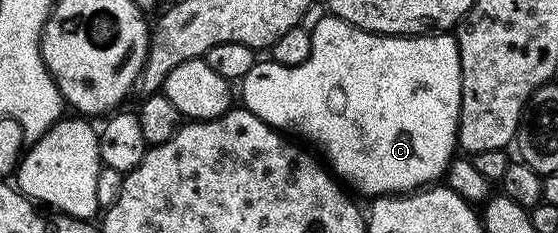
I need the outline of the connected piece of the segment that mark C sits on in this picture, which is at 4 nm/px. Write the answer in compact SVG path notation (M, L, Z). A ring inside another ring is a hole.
M328 17L319 19L314 26L311 26L313 35L311 56L303 64L284 66L272 60L254 61L251 72L247 72L247 76L240 79L239 82L239 98L240 101L241 98L245 101L242 102L244 109L250 110L252 114L259 116L259 120L275 127L276 130L288 132L290 135L302 134L307 141L314 142L321 149L322 155L320 154L320 157L327 163L328 169L350 191L358 190L361 194L369 194L368 196L392 196L420 190L436 183L444 175L445 169L453 161L455 151L458 149L457 126L461 123L461 75L458 73L459 48L456 37L449 32L422 34L420 36L370 34L368 30L360 30L358 26L353 26L339 17Z

